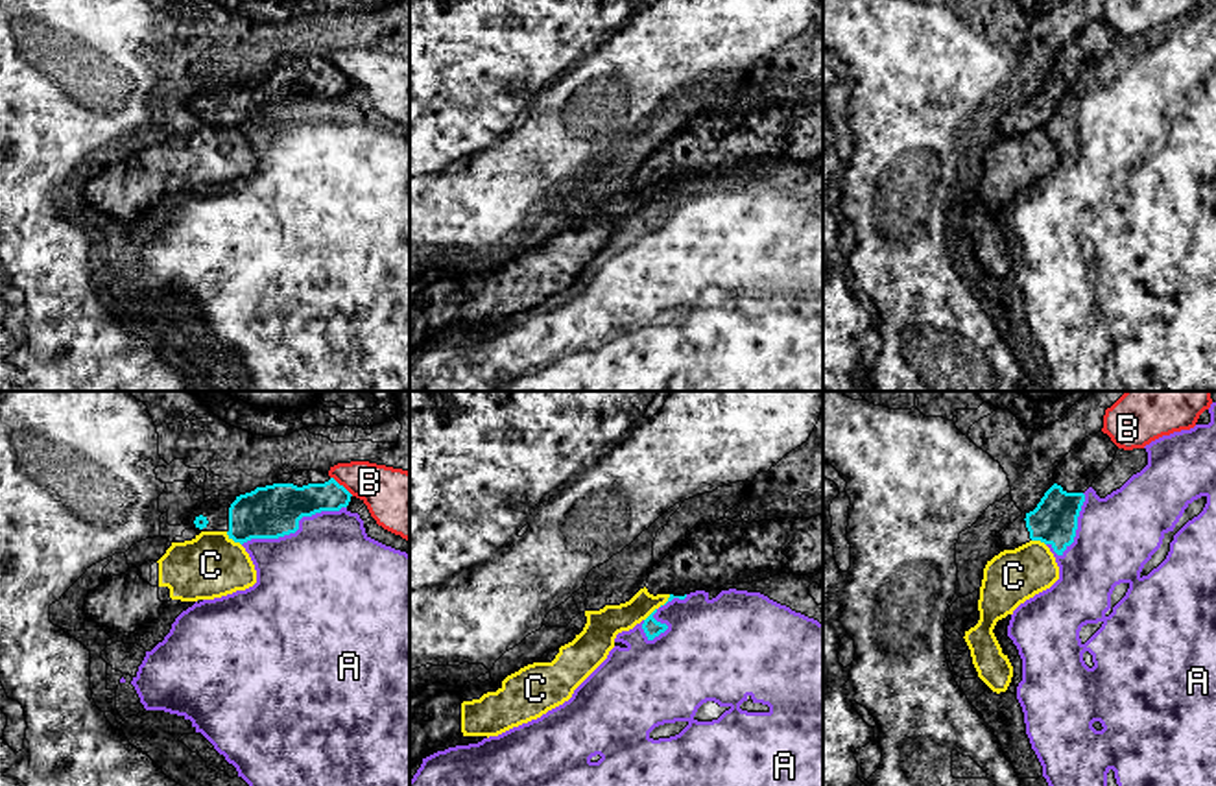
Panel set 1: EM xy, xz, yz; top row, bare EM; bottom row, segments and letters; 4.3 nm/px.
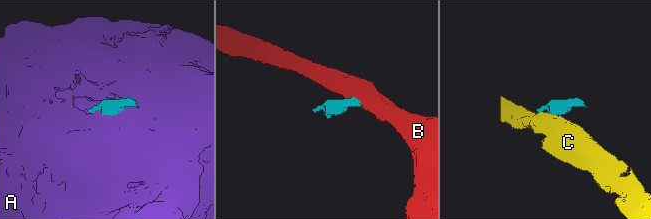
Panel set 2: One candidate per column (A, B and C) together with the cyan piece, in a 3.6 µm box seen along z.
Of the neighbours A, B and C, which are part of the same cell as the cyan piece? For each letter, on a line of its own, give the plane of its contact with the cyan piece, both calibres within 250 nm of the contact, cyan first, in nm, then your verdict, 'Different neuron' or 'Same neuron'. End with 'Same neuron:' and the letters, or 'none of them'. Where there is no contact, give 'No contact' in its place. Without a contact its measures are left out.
A: Touches cyan in xy. Thickness 240 nm (cyan) against 500 nm. Different neuron
B: Touches cyan in xy. Thickness 170 nm (cyan) against 260 nm. Different neuron
C: Touches cyan in xy. Thickness 240 nm (cyan) against 280 nm. Different neuron
Same neuron: none of them

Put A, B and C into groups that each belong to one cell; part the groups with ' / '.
A / B / C

